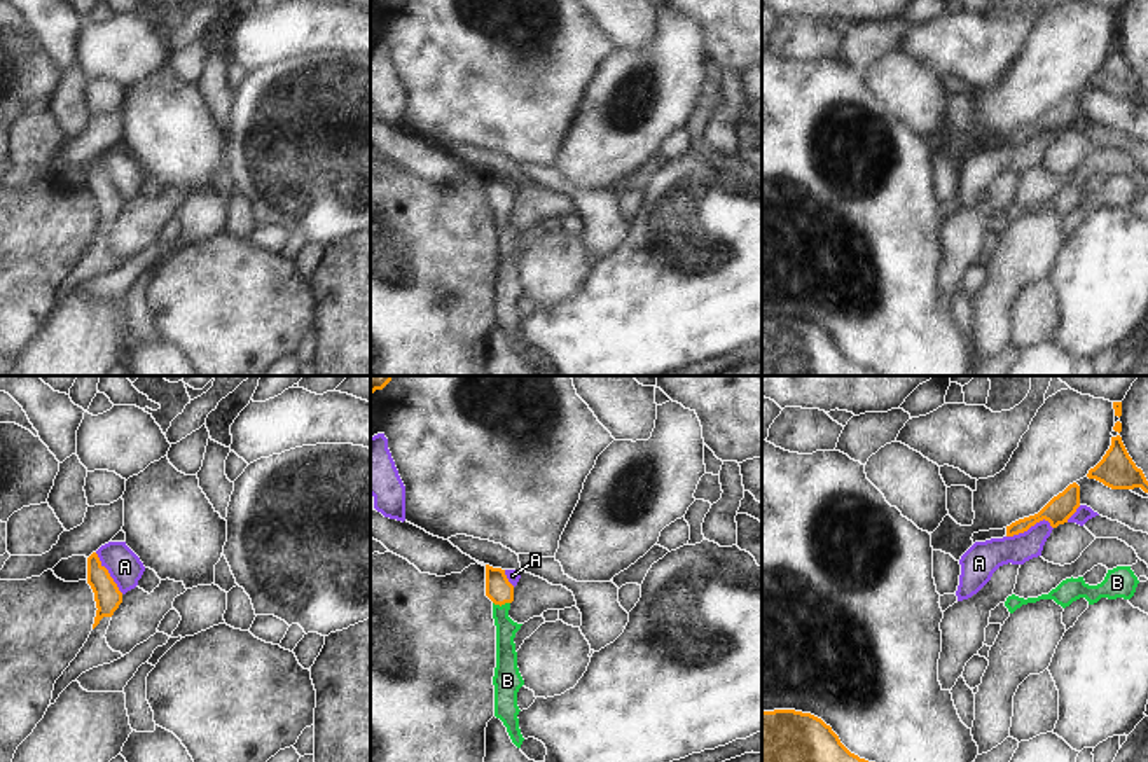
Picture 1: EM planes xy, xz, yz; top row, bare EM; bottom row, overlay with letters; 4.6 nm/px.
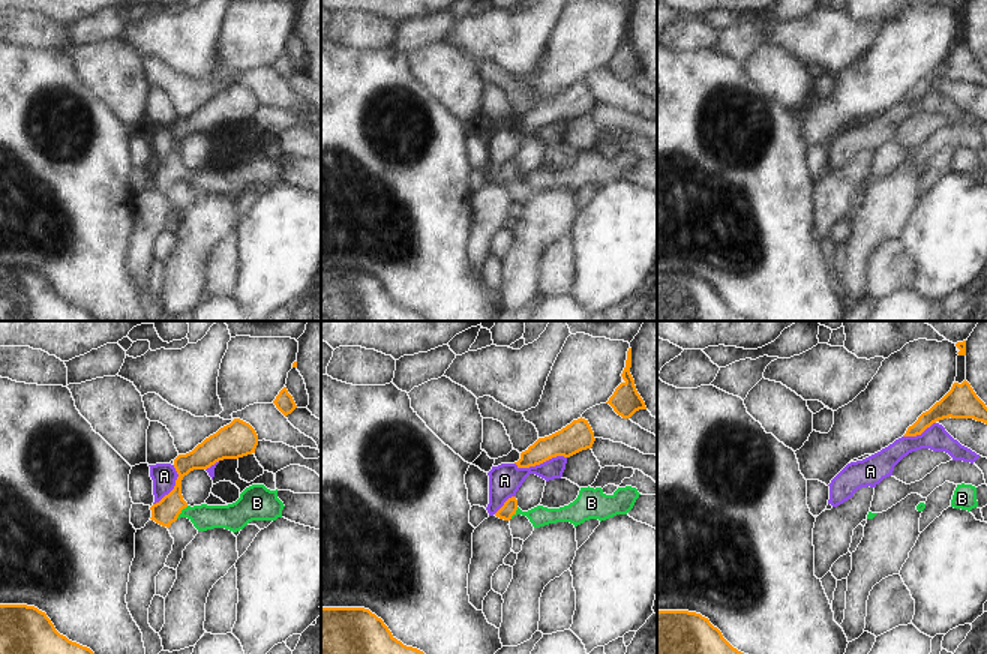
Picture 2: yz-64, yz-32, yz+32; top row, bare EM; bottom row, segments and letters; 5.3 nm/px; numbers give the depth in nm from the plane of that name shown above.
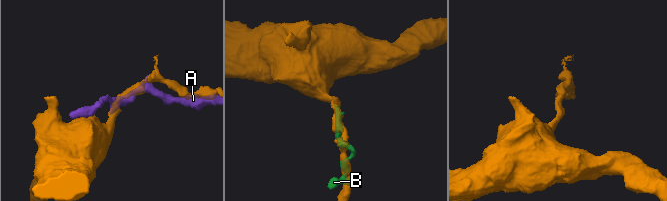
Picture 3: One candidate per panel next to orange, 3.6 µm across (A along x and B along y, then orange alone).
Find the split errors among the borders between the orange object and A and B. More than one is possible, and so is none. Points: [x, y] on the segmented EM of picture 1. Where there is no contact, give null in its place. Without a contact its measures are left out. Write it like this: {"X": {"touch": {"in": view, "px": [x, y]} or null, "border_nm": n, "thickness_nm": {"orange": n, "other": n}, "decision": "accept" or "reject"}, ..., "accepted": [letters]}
{"A": {"touch": {"in": "yz", "px": [1030, 526]}, "border_nm": 220, "thickness_nm": {"orange": 120, "other": 150}, "decision": "reject"}, "B": {"touch": {"in": "xz", "px": [502, 603]}, "border_nm": 80, "thickness_nm": {"orange": 120, "other": 100}, "decision": "accept"}, "accepted": ["B"]}

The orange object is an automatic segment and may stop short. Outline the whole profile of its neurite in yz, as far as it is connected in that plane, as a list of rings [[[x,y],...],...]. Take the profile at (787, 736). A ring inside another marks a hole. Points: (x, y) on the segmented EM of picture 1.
[[[795,710],[762,711],[762,762],[868,762],[851,753],[821,718]]]

